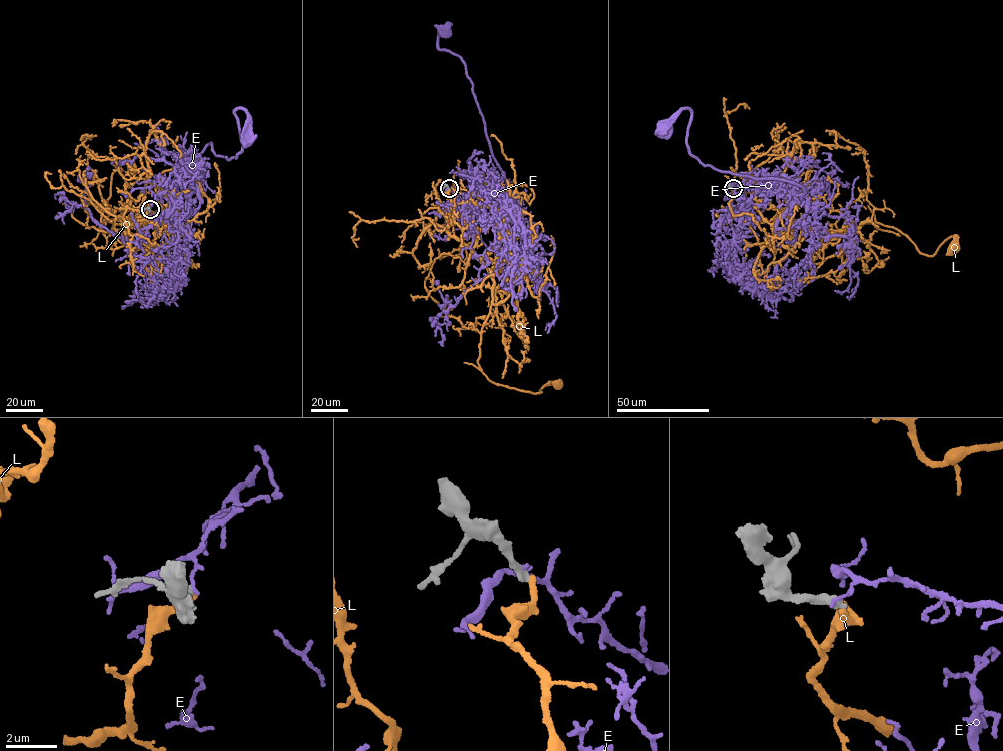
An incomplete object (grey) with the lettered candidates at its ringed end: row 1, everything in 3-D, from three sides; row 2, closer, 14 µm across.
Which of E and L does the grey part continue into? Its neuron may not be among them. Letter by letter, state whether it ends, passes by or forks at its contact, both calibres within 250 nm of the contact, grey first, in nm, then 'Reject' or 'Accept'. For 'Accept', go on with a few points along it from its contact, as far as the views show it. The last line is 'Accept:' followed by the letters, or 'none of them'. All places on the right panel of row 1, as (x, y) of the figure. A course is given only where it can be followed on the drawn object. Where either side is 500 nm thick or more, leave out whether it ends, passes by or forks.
E: It ends there. Thickness 360 nm (grey) against 130 nm. Reject
L: It ends there. Thickness 340 nm (grey) against 240 nm. Reject
Accept: none of them

